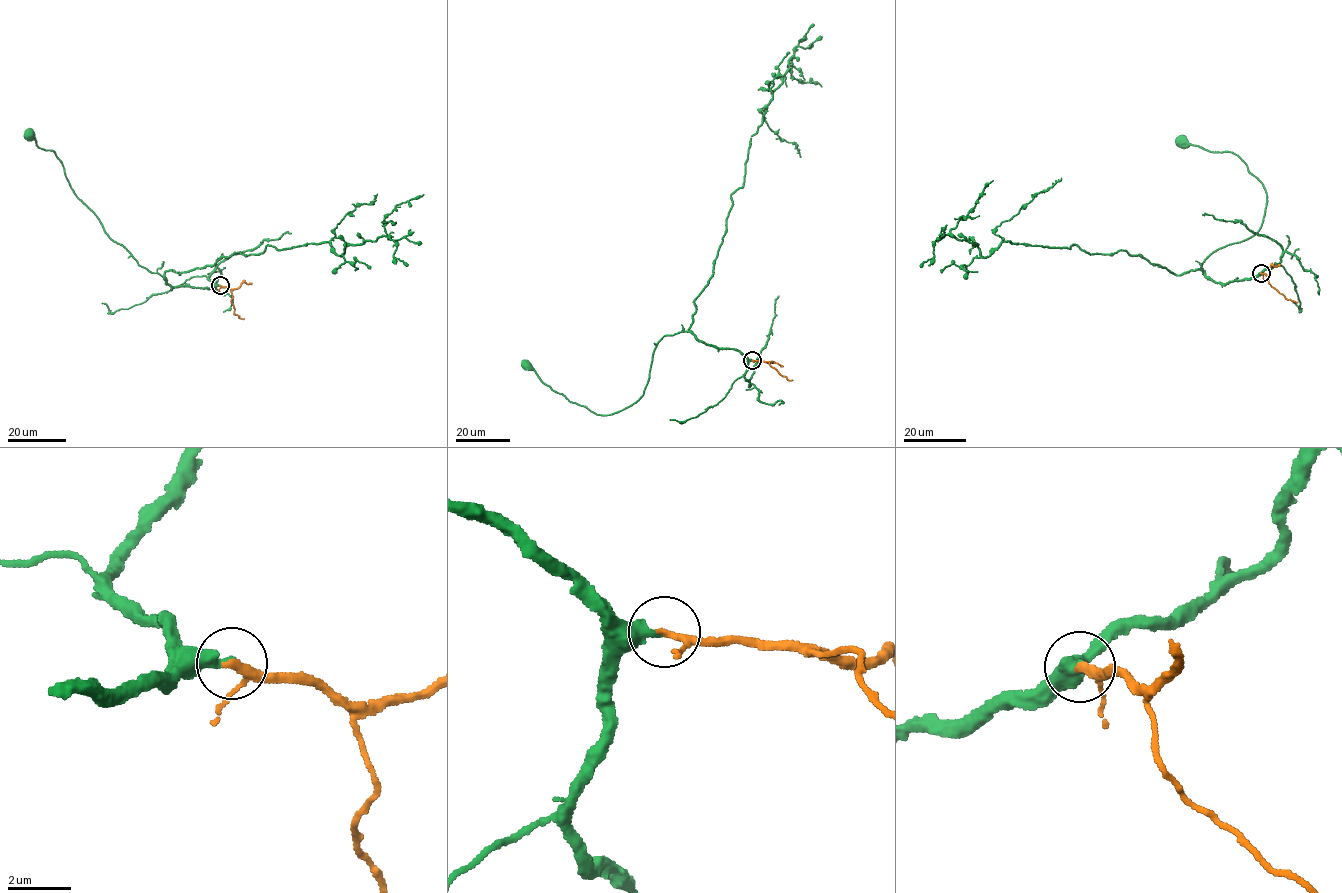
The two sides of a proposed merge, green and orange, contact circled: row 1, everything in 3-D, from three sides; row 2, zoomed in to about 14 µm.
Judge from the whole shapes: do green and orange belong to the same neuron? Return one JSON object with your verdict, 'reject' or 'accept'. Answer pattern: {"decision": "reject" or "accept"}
{"decision": "accept"}

